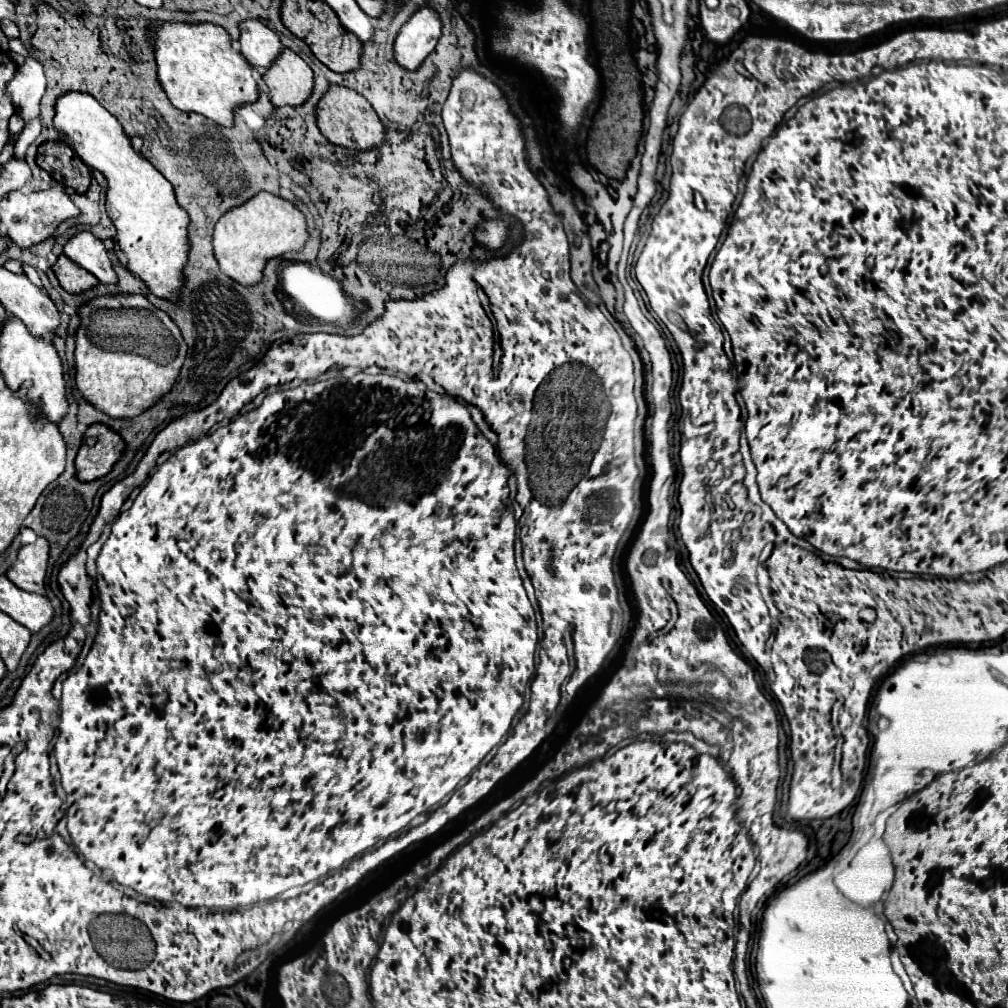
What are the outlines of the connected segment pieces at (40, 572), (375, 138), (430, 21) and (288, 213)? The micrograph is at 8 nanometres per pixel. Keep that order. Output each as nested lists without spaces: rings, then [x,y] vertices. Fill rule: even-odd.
[[[38,537],[30,545],[22,545],[18,559],[6,571],[6,577],[20,589],[44,595],[44,575],[48,563],[48,541]]]
[[[328,85],[328,91],[322,95],[322,99],[318,101],[316,107],[316,117],[318,117],[318,129],[320,133],[332,141],[334,145],[344,145],[350,149],[372,149],[378,147],[384,141],[384,125],[378,119],[378,115],[374,113],[372,105],[368,105],[368,101],[342,85]]]
[[[424,5],[400,29],[394,41],[394,61],[404,71],[416,71],[434,51],[440,39],[440,19],[434,9]]]
[[[258,193],[246,203],[228,209],[216,223],[212,245],[220,269],[242,285],[254,285],[262,279],[262,269],[268,259],[284,255],[286,251],[300,251],[308,239],[304,215],[294,203],[272,193]]]

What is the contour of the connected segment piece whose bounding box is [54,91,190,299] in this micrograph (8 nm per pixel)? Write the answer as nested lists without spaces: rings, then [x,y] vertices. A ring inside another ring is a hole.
[[[68,91],[54,103],[54,127],[60,137],[72,143],[76,155],[108,181],[106,211],[118,229],[118,247],[126,253],[128,269],[136,273],[150,291],[164,299],[178,299],[182,287],[182,269],[188,259],[188,215],[176,203],[170,181],[150,161],[136,153],[130,137],[122,131],[118,119],[106,111],[92,95]]]

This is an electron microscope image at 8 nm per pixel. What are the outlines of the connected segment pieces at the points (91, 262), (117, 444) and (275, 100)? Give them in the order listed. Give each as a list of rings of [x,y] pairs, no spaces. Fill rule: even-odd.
[[[80,231],[72,235],[64,245],[64,255],[80,267],[84,267],[86,271],[94,273],[98,281],[116,283],[116,273],[112,269],[112,261],[104,243],[90,231]]]
[[[102,423],[90,425],[84,431],[84,443],[80,445],[74,461],[76,477],[80,481],[94,481],[98,477],[104,477],[120,459],[122,449],[124,441],[116,431],[108,431],[108,427]],[[90,439],[94,439],[94,445],[90,445]]]
[[[284,49],[276,63],[272,63],[262,75],[270,91],[270,101],[274,107],[302,105],[312,93],[312,71],[310,67],[290,49]]]

